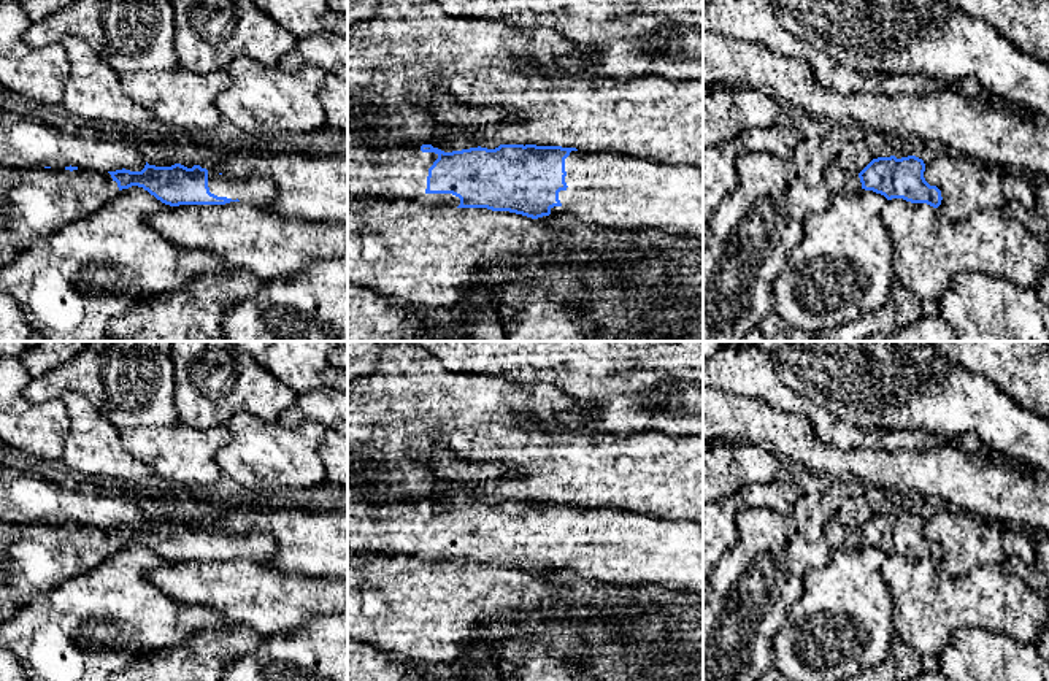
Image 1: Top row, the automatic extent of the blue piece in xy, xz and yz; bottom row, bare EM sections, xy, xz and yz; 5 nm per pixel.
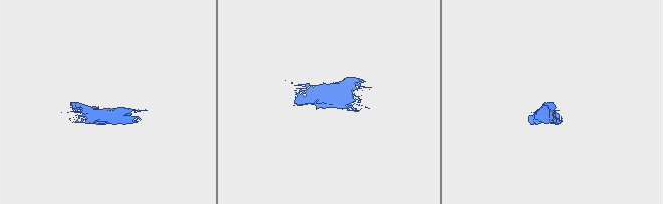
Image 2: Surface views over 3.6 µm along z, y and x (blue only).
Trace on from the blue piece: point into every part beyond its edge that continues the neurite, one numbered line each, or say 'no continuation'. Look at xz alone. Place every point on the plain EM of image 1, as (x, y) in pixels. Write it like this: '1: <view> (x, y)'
1: xz (378, 526)
2: xz (618, 546)

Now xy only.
1: xy (254, 545)
2: xy (35, 557)

